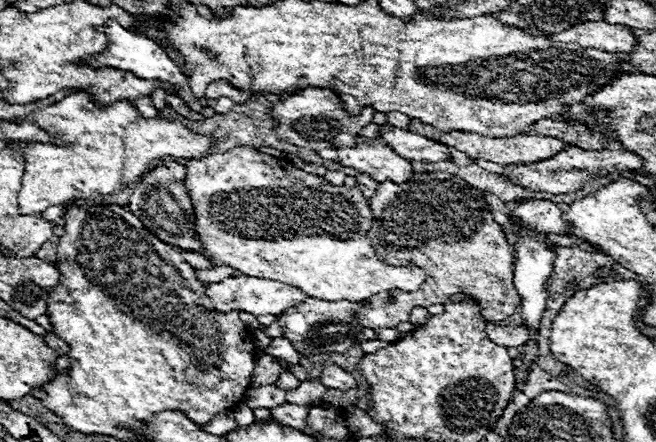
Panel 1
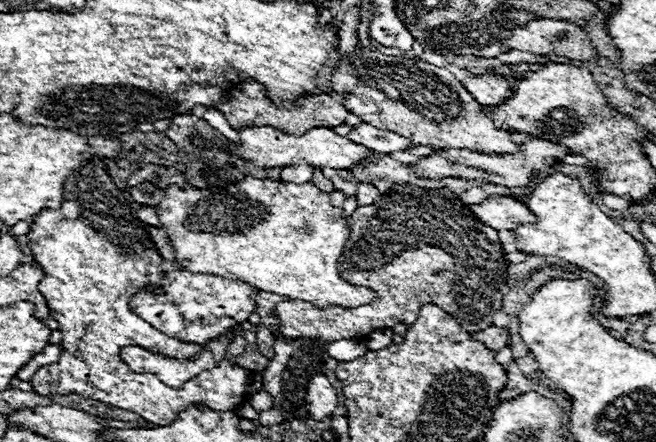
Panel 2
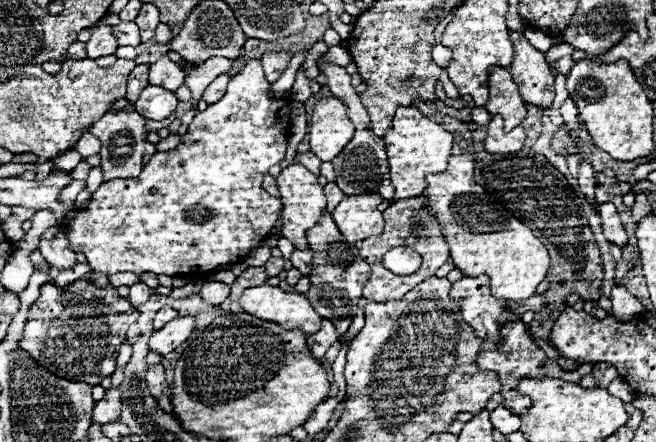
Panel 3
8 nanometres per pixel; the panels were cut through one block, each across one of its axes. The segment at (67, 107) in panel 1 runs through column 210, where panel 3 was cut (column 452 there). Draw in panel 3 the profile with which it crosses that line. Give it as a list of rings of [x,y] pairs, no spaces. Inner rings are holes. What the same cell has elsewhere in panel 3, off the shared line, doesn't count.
[[[398,106],[392,128],[384,134],[386,154],[390,162],[390,178],[396,188],[394,200],[402,198],[414,198],[420,196],[426,190],[426,176],[438,174],[446,170],[446,160],[452,154],[454,138],[450,132],[446,132],[440,124],[428,120],[418,112],[416,106]]]

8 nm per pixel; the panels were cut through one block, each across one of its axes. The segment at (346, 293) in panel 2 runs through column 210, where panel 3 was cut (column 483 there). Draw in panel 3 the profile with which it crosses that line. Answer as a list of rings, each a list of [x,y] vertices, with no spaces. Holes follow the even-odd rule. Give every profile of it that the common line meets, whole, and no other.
[[[452,154],[446,172],[426,176],[426,182],[428,186],[422,196],[426,198],[426,208],[442,228],[454,266],[472,278],[486,274],[492,280],[492,296],[496,298],[520,302],[534,296],[536,286],[546,278],[550,266],[548,250],[530,228],[500,208],[500,204],[474,182],[472,156]]]

